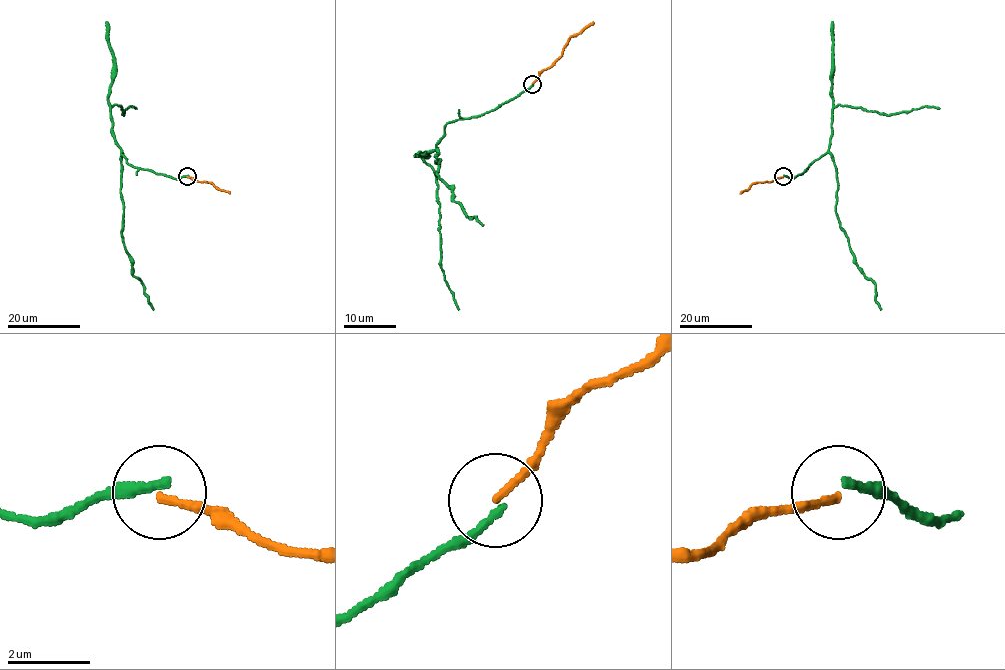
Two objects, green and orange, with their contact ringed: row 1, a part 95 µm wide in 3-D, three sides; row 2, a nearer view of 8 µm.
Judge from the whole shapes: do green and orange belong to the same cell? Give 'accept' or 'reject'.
accept

